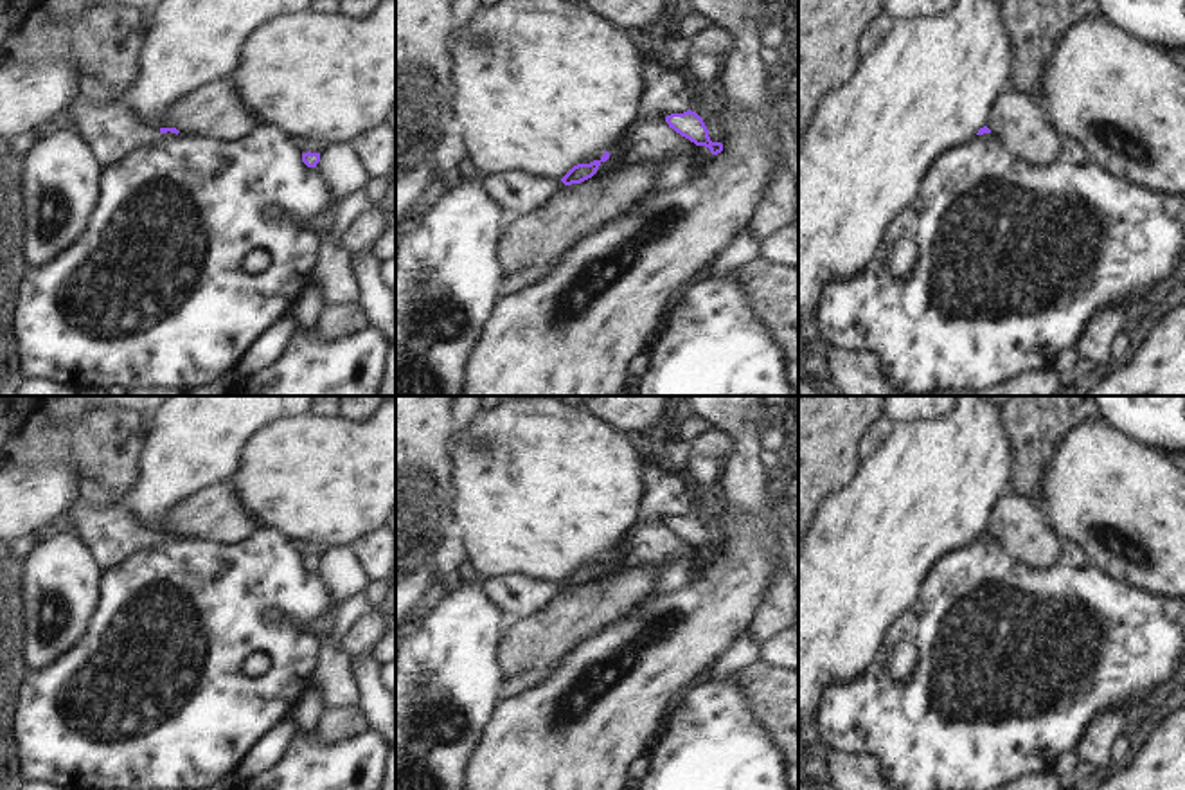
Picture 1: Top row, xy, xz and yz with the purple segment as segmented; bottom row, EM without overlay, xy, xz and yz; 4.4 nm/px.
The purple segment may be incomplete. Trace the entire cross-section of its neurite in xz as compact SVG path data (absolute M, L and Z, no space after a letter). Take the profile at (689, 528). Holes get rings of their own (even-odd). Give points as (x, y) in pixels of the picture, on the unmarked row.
M691 513L683 515L683 516L671 516L665 520L665 525L669 527L669 531L673 531L676 536L689 542L696 549L708 551L712 558L717 558L723 554L721 545L710 543L708 533L698 516L694 516Z

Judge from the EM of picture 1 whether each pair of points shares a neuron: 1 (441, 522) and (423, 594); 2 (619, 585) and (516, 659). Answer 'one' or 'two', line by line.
1: two
2: one

